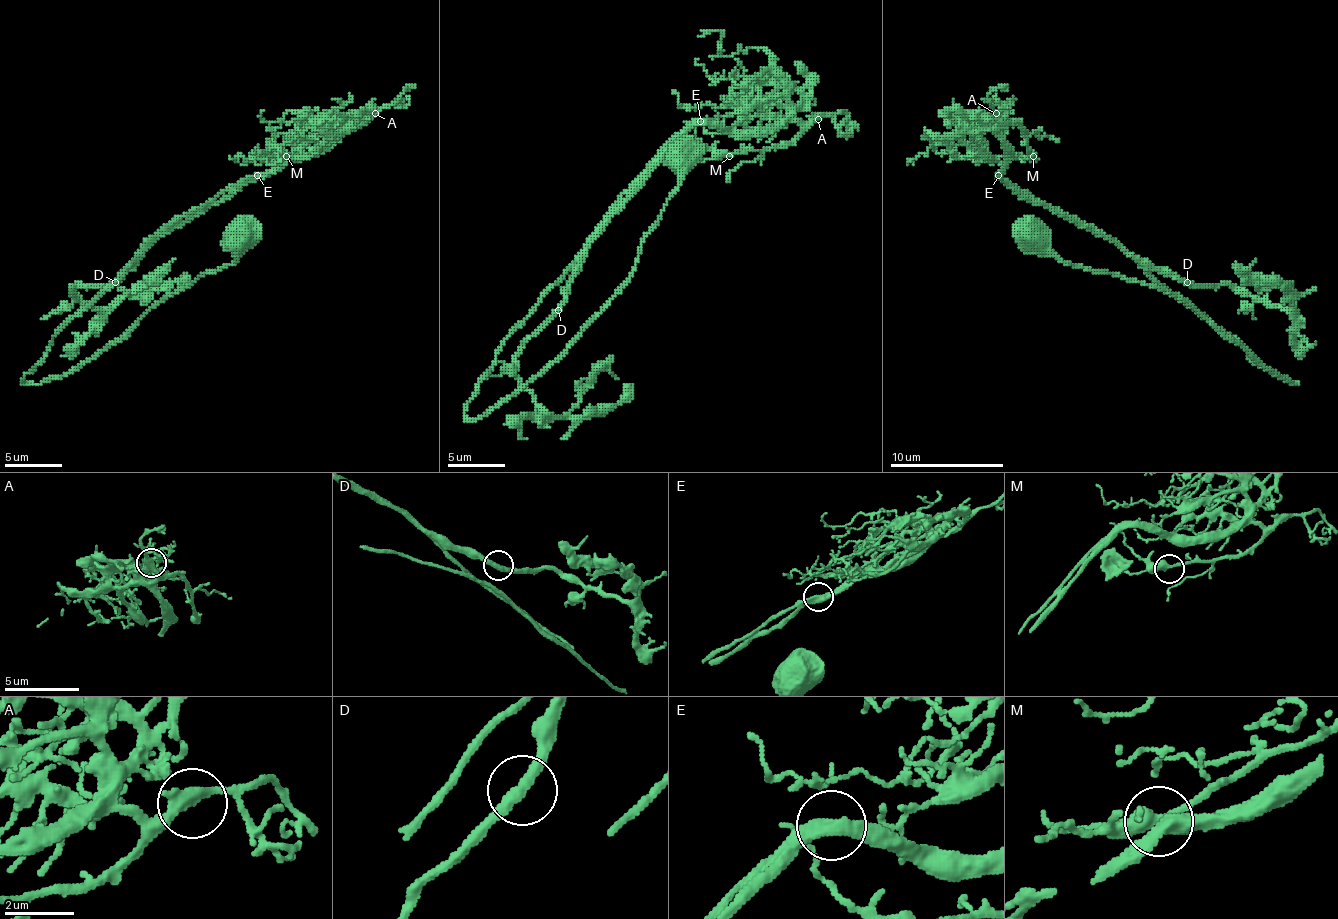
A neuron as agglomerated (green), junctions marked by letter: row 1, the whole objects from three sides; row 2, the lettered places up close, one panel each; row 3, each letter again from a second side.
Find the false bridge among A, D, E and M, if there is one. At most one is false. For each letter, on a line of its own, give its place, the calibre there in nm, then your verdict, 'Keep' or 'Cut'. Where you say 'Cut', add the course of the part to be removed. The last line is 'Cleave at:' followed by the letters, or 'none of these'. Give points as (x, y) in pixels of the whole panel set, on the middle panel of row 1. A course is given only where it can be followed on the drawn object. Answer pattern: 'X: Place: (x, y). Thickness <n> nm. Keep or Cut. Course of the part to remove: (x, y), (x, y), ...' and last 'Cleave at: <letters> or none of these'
A: Place: (818, 119). Thickness 360 nm. Keep
D: Place: (558, 310). Thickness 340 nm. Keep
E: Place: (700, 121). Thickness 340 nm. Keep
M: Place: (729, 156). Thickness 360 nm. Keep
Cleave at: none of these

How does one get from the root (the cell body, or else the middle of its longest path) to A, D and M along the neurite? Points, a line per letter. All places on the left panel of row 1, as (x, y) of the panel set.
A: (84, 310), (169, 227), (229, 199), (247, 182), (275, 173), (289, 159), (324, 153), (375, 113)
D: (84, 310), (115, 282)
M: (84, 310), (169, 227), (289, 159), (324, 153), (358, 125), (318, 133), (286, 156)

